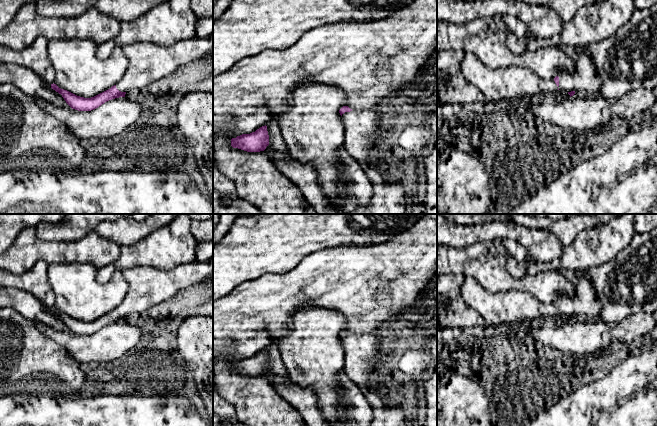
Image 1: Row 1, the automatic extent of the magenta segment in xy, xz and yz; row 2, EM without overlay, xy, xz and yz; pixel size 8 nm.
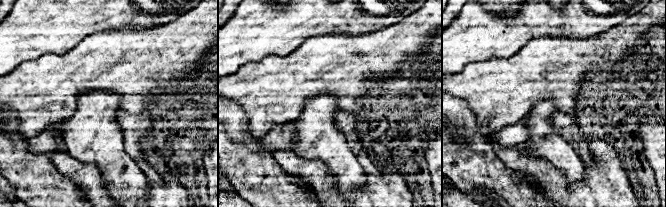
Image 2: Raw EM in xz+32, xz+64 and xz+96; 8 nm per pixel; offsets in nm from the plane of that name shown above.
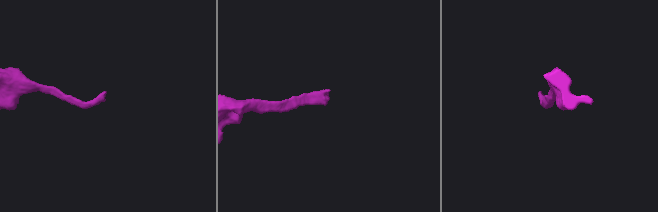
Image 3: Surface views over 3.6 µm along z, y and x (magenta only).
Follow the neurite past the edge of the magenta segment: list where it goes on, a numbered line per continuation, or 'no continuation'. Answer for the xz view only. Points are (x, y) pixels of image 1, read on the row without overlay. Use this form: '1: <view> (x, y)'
1: xz (361, 360)

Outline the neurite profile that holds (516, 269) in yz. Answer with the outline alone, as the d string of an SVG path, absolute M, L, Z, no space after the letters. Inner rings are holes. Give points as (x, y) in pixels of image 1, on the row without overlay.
M507 251L506 268L508 273L514 278L523 278L527 271L527 261L518 262Z

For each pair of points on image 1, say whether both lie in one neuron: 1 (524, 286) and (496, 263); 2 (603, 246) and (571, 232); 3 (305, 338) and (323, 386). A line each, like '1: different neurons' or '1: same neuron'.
1: same neuron
2: different neurons
3: same neuron

